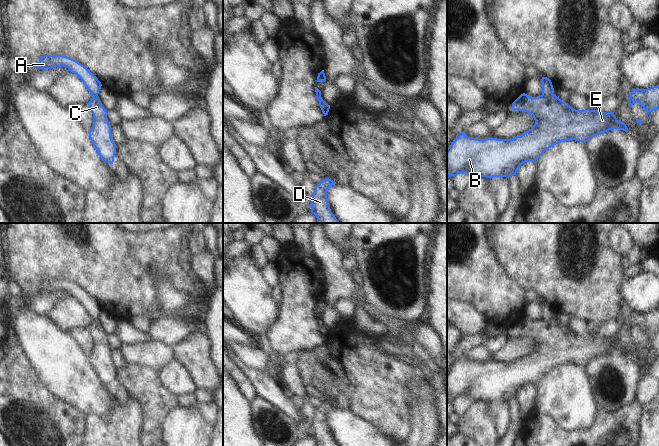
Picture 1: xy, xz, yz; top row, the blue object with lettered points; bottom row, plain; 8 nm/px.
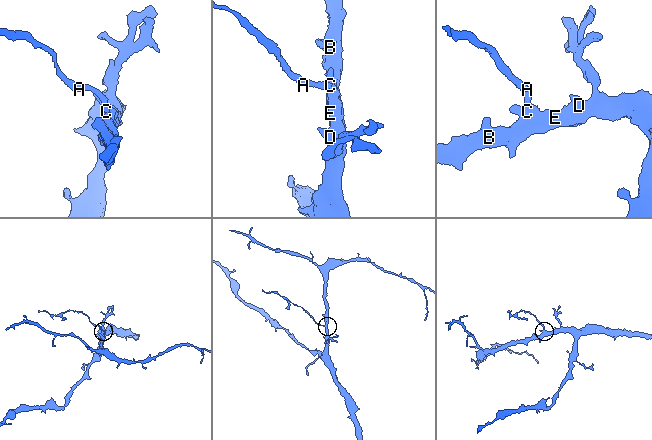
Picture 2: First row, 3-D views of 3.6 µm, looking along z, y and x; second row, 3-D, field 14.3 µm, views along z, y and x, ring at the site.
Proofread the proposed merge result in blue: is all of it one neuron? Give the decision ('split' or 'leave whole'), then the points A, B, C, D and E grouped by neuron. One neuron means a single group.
split; groups A / B C D E

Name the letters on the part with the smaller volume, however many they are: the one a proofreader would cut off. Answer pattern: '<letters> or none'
A

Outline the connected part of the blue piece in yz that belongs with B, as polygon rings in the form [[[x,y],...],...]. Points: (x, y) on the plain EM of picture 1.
[[[523,317],[512,327],[511,333],[526,335],[532,339],[535,344],[533,351],[512,363],[488,361],[476,363],[468,361],[465,355],[462,356],[447,372],[447,402],[450,399],[455,401],[461,397],[469,398],[472,403],[475,401],[509,402],[516,399],[523,387],[536,386],[546,374],[561,366],[575,364],[586,368],[594,360],[612,353],[629,356],[626,348],[617,344],[614,336],[576,334],[555,318],[531,321]]]

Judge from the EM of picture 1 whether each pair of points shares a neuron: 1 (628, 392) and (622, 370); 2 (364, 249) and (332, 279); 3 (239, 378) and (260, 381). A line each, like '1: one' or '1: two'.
1: one
2: two
3: two

